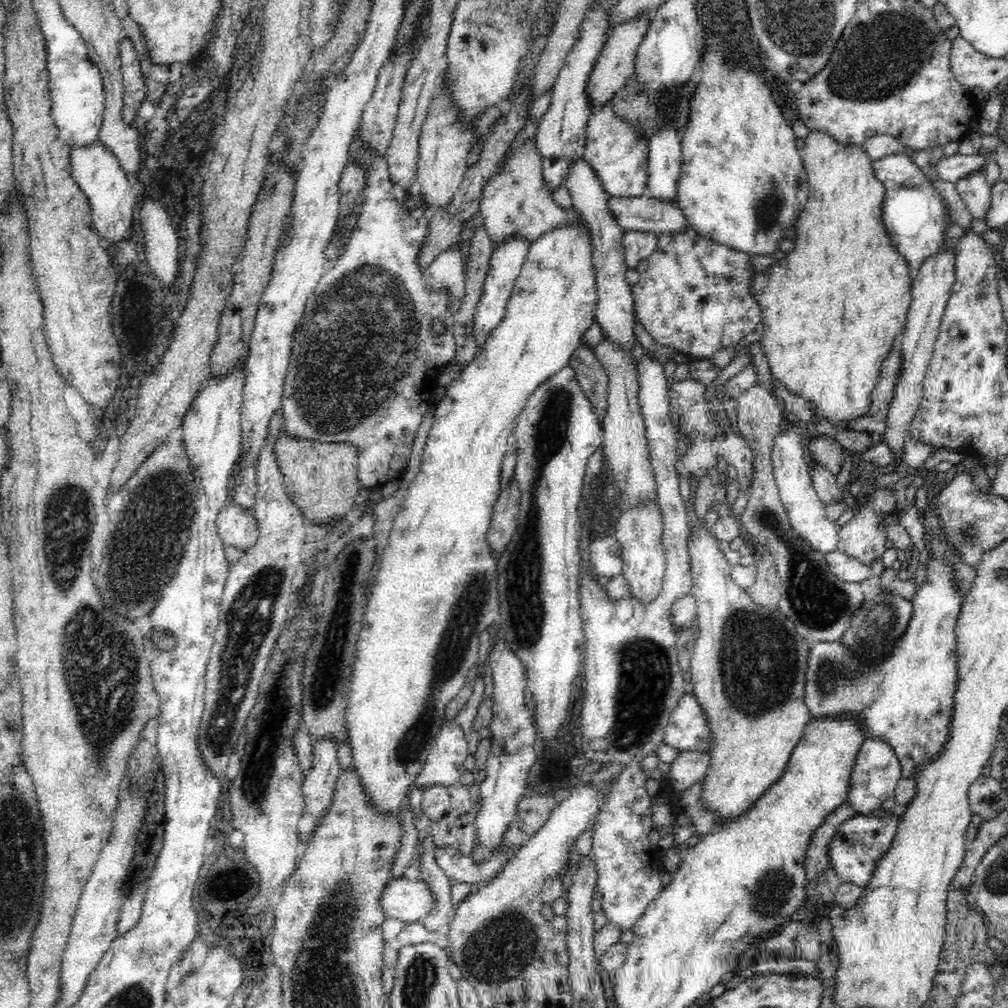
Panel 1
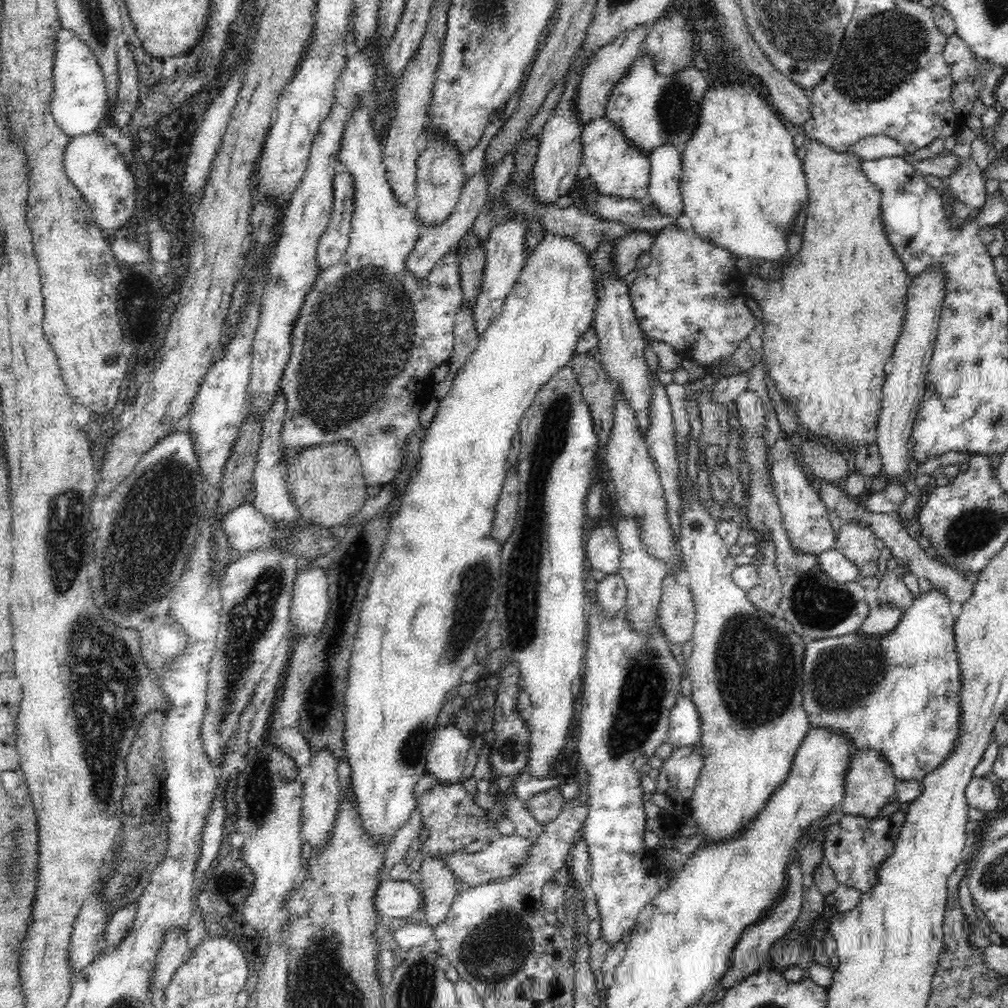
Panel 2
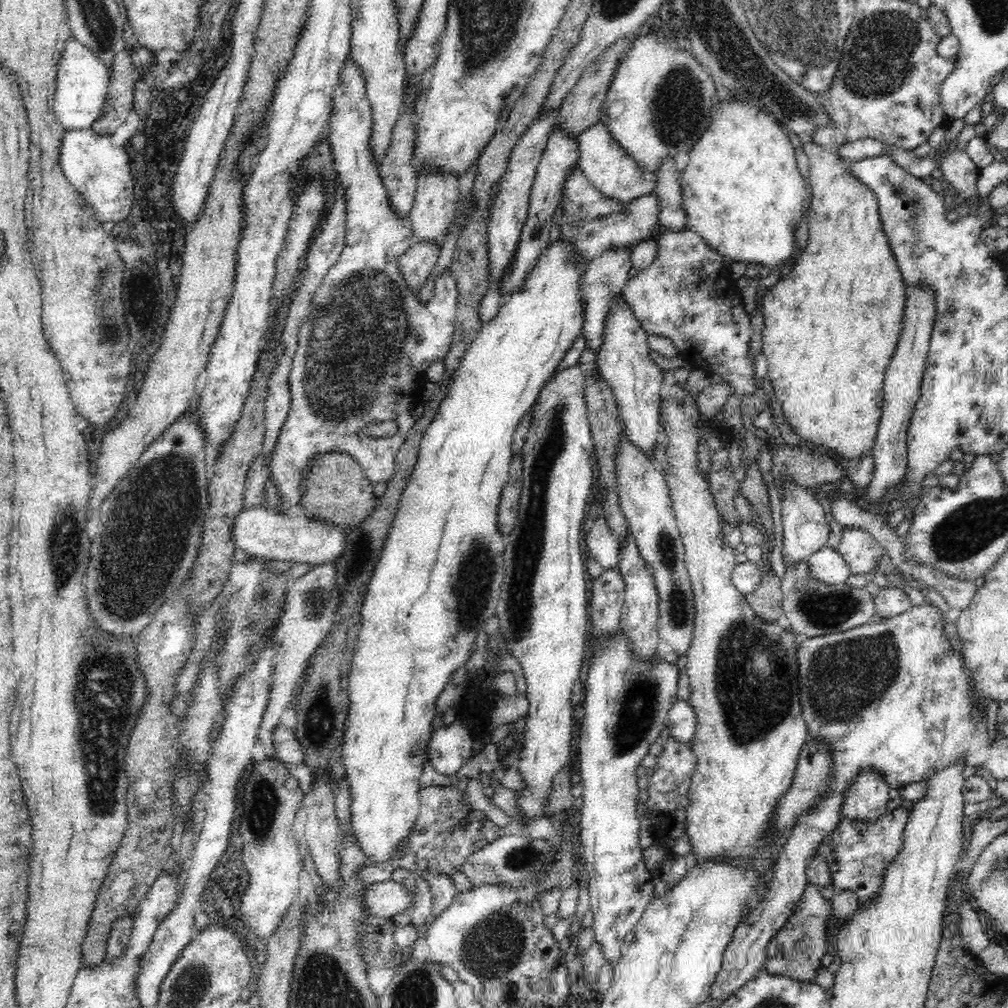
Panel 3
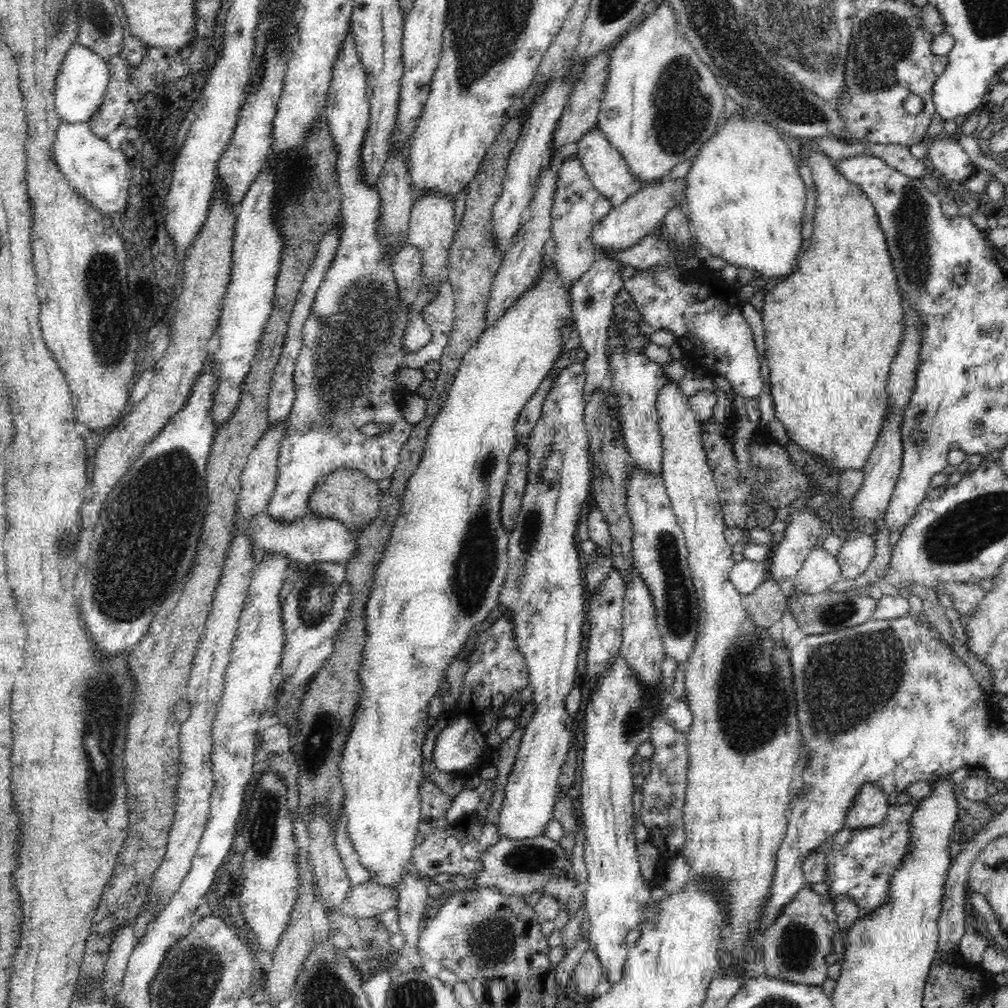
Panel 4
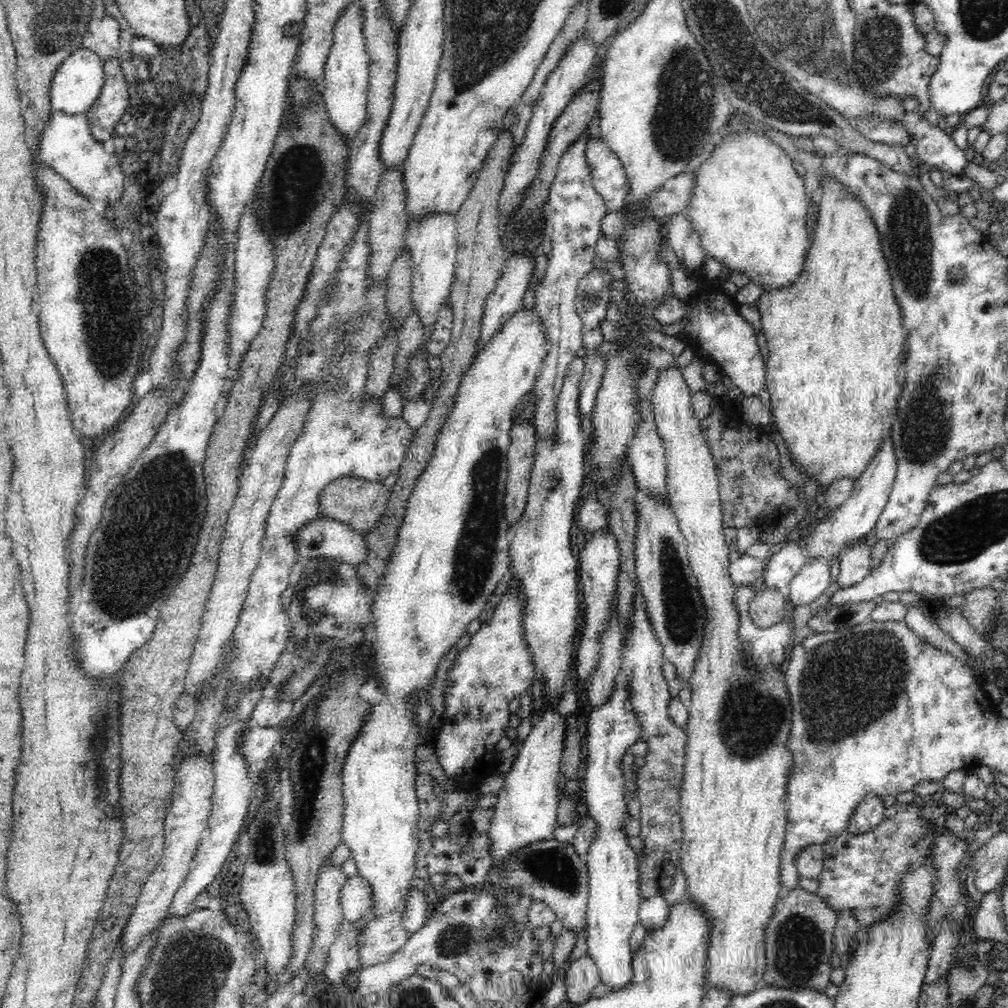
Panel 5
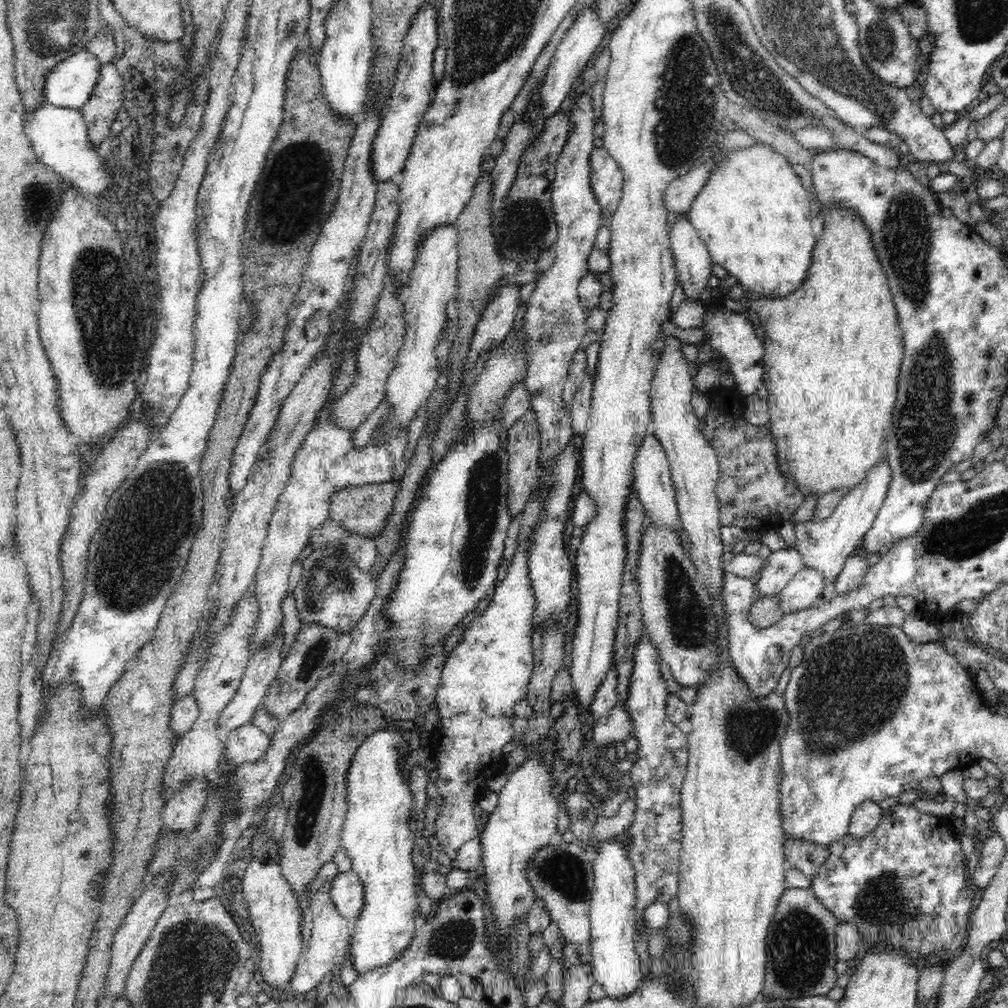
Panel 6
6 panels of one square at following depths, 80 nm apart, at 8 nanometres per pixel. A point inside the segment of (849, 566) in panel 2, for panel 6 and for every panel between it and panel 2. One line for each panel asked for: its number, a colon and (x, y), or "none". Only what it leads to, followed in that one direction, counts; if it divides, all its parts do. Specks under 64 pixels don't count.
3: (826, 565)
4: (820, 570)
5: (814, 577)
6: (806, 587)

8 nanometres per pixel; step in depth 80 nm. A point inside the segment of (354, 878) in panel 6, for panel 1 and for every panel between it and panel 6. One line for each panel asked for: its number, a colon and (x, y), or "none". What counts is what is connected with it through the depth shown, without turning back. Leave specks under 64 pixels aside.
1: (409, 901)
2: (393, 899)
3: (384, 899)
4: (365, 900)
5: (356, 898)

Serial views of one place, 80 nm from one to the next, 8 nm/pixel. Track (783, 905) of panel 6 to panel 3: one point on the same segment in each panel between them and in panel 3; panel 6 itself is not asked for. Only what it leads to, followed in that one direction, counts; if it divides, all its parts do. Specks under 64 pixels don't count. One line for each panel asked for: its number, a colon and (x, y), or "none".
3: (795, 951)
4: (794, 948)
5: (799, 937)

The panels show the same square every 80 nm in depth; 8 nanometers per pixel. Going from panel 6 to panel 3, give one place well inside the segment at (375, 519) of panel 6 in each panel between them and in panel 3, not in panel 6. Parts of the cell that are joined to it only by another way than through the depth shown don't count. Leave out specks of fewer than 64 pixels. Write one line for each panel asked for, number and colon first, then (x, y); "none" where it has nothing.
3: (336, 490)
4: (348, 496)
5: (360, 504)

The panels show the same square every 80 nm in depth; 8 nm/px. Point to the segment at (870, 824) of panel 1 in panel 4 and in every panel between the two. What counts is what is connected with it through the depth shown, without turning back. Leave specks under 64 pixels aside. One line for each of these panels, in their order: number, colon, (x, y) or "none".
2: (855, 847)
3: (858, 853)
4: (860, 863)

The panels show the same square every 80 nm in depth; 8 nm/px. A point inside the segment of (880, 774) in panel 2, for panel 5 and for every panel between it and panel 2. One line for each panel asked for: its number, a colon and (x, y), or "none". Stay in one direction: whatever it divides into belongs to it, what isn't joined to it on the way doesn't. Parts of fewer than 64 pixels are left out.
3: (865, 800)
4: (871, 805)
5: (869, 813)

